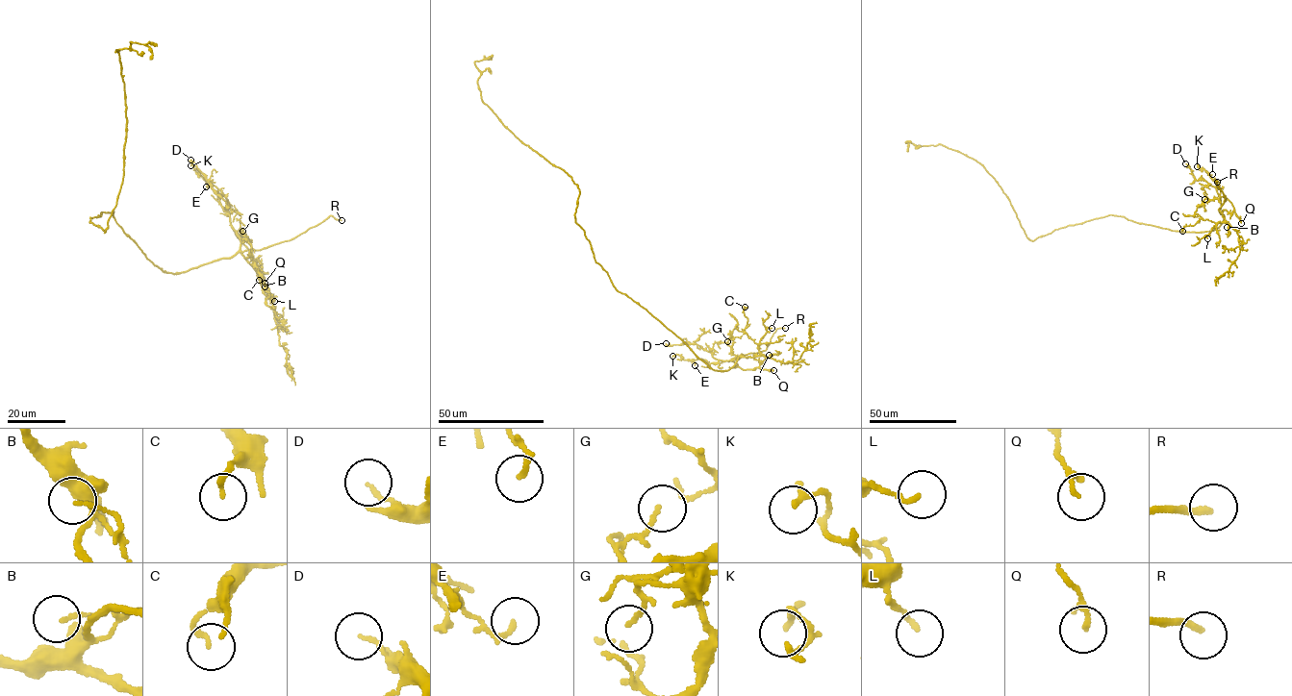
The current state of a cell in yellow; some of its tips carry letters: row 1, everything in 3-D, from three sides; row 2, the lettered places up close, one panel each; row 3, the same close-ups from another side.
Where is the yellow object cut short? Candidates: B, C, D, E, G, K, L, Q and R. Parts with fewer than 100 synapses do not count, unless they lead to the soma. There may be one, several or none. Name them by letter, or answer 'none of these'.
R

